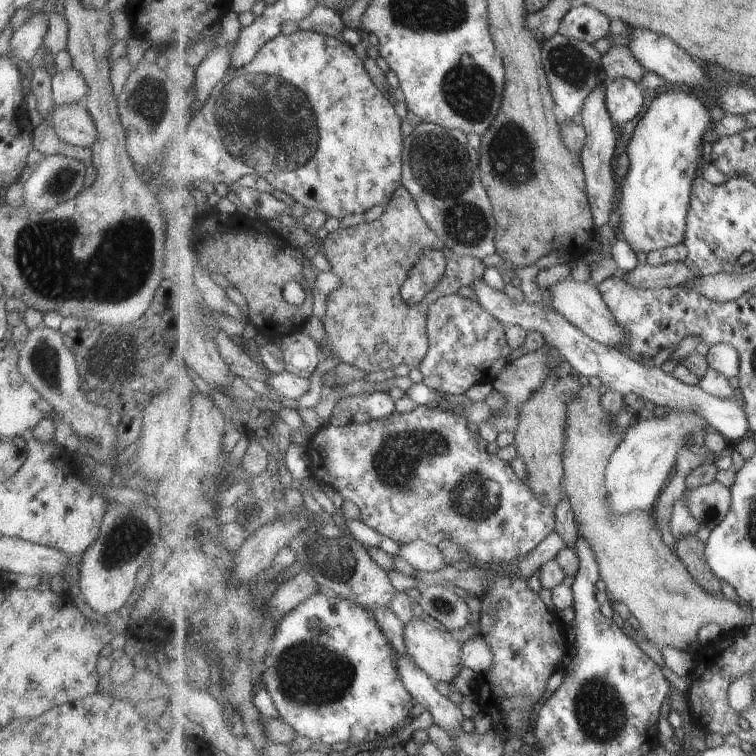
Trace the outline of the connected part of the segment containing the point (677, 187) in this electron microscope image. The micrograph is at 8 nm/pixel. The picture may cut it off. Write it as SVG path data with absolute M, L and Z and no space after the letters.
M666 89L664 90L666 94L662 94L662 96L658 96L652 106L649 108L646 116L639 122L637 129L631 139L629 144L628 152L631 157L631 173L628 174L628 177L620 181L620 190L622 198L620 200L619 207L617 212L621 214L621 222L619 228L621 229L620 236L627 243L629 243L635 253L643 252L643 253L652 253L654 251L658 251L659 249L664 249L670 246L675 246L681 243L685 243L687 238L687 227L688 227L688 216L691 212L692 205L692 196L693 196L693 186L695 185L696 176L698 176L698 168L700 168L700 158L702 158L702 154L706 156L706 147L705 152L702 152L702 142L704 142L704 132L708 130L708 126L710 126L710 122L713 122L714 126L714 114L710 116L710 110L708 110L708 106L695 96L693 92L688 94L688 92L678 92L678 90Z

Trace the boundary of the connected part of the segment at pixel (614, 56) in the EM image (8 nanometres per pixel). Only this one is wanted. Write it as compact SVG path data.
M612 46L603 56L603 66L610 82L625 77L644 84L650 74L645 65L634 55L630 46Z

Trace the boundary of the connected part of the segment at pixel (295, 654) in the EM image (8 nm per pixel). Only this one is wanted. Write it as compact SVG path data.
M318 592L299 604L279 622L274 639L266 650L265 664L267 670L263 678L265 679L266 689L280 712L280 717L285 723L293 727L298 735L309 737L313 742L328 744L331 747L333 744L343 742L351 742L356 745L377 741L384 736L394 734L396 730L406 727L412 721L408 716L414 710L416 702L411 691L408 691L406 684L403 682L397 666L397 654L398 652L390 643L389 637L384 633L384 630L381 630L380 624L366 606L355 604L337 594Z

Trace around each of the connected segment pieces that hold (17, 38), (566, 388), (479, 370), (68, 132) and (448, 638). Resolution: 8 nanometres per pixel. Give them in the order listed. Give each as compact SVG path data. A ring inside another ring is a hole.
M42 12L33 16L18 29L10 38L10 52L14 57L27 63L32 63L40 55L40 48L43 46L47 34L48 15Z
M568 360L556 365L551 374L552 376L547 378L544 385L521 405L515 445L518 455L528 462L531 473L528 482L535 488L544 503L550 503L557 508L565 492L563 483L571 407L585 387L580 372L576 371Z
M447 295L446 297L440 298L432 307L429 313L429 324L428 324L429 334L431 335L431 350L428 354L428 357L424 360L424 363L421 367L421 372L423 373L424 380L423 383L428 387L435 389L438 393L441 394L452 394L452 395L467 395L467 393L475 386L481 383L496 383L497 379L500 377L500 374L503 374L503 371L507 369L510 365L511 355L512 355L512 346L508 342L508 332L507 327L498 319L495 318L483 304L477 301L469 300L464 298L464 296L456 295Z
M84 101L70 105L55 105L52 120L56 135L67 144L92 147L98 132Z
M414 618L405 626L405 642L411 658L437 681L451 682L462 672L464 643L432 622Z

